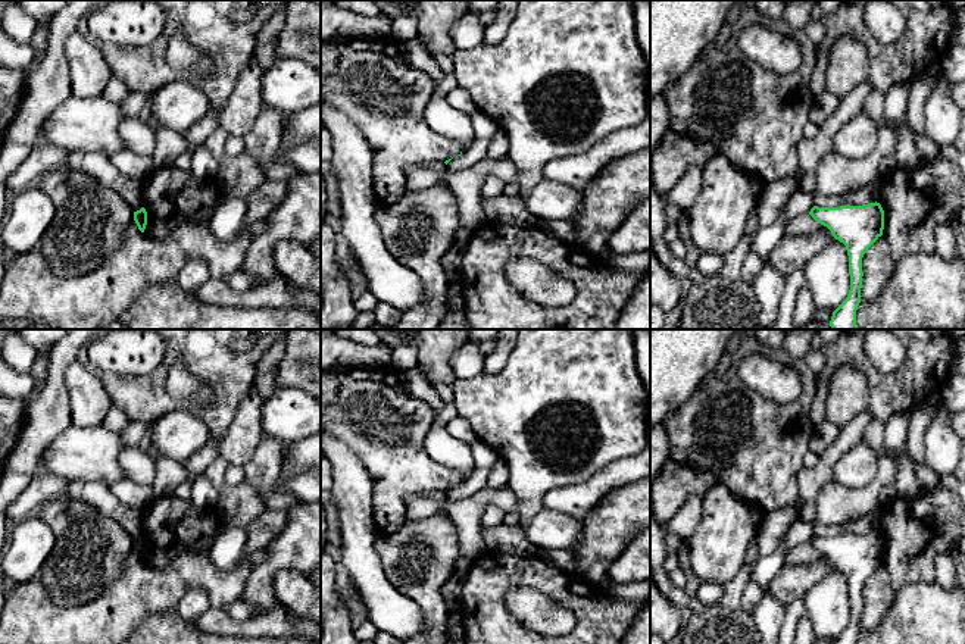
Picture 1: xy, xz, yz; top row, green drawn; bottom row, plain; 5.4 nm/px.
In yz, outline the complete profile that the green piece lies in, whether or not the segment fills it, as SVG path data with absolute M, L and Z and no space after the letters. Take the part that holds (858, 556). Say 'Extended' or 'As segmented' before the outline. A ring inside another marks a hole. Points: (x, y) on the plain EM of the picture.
As segmented. M880 532L862 535L818 537L809 544L827 556L833 566L843 572L849 585L850 619L846 629L833 644L856 644L861 632L862 587L866 579L883 565L884 540Z

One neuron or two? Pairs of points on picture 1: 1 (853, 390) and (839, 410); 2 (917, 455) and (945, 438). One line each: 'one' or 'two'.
1: one
2: two

